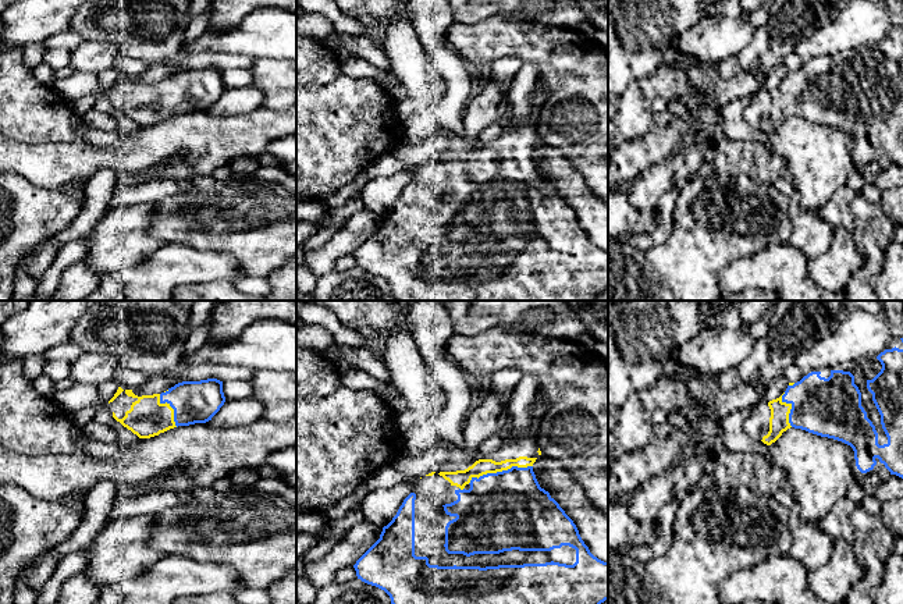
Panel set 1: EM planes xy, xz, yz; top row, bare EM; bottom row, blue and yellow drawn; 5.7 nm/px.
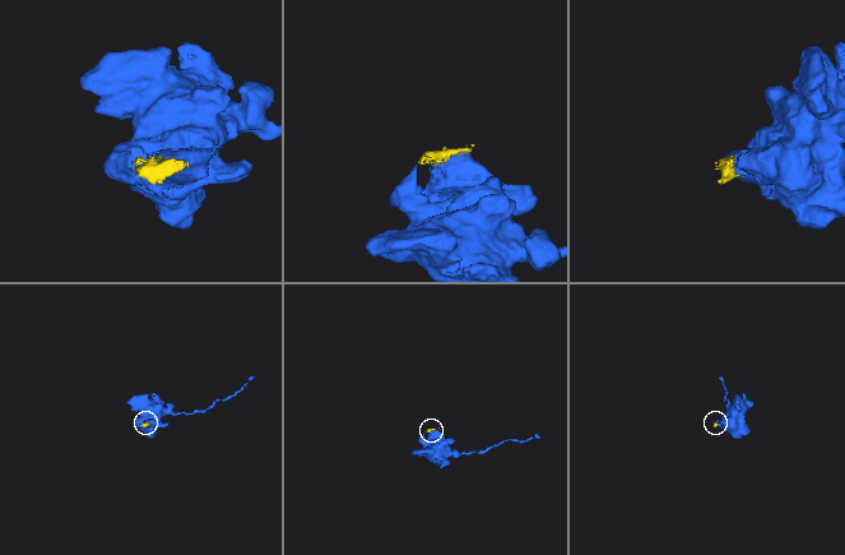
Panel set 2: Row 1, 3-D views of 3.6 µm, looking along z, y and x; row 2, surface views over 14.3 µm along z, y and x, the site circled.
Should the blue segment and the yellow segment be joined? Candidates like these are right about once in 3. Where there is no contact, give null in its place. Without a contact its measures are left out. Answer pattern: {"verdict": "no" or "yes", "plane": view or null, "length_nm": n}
{"verdict": "yes", "plane": "xz", "length_nm": 400}

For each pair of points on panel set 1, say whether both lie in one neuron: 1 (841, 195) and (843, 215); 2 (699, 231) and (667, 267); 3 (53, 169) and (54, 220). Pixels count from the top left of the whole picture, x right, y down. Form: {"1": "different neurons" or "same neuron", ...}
{"1": "same neuron", "2": "same neuron", "3": "different neurons"}

